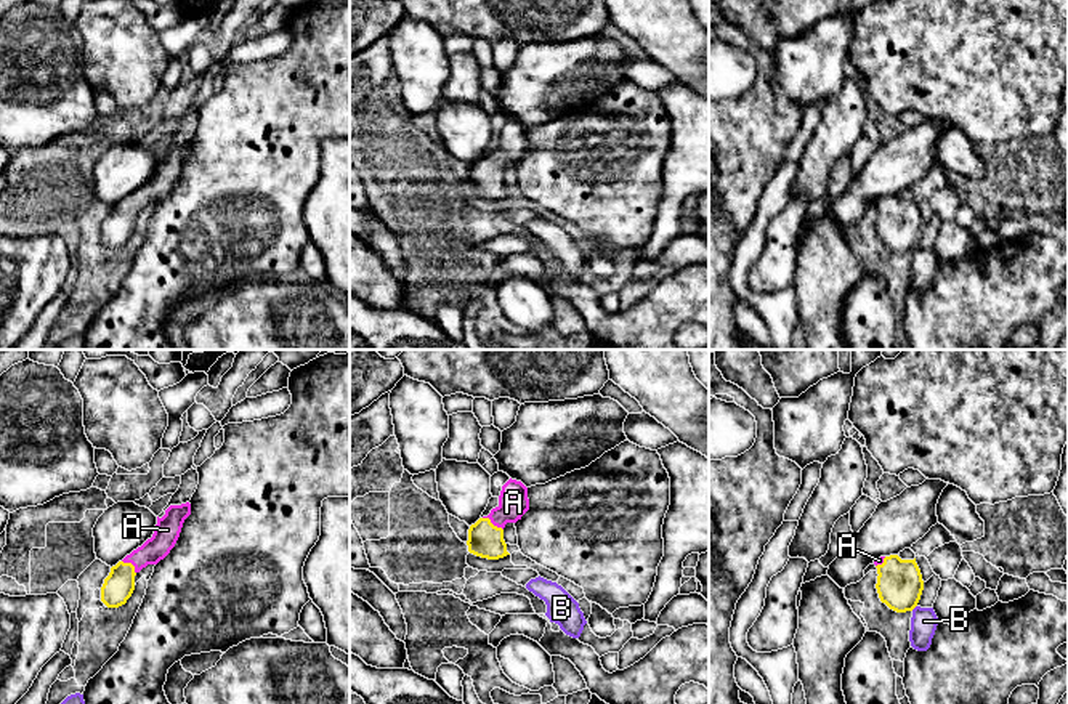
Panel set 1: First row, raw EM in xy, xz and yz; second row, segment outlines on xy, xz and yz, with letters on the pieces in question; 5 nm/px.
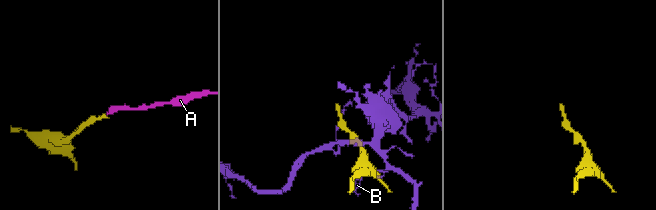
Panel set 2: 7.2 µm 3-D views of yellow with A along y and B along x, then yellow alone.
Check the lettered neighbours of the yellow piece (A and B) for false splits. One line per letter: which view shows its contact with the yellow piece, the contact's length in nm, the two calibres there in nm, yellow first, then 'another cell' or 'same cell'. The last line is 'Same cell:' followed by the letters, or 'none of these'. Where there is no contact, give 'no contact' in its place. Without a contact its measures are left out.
A: xz | 120 nm | 170/150 nm | same cell
B: yz | 40 nm | 220/140 nm | another cell
Same cell: A

